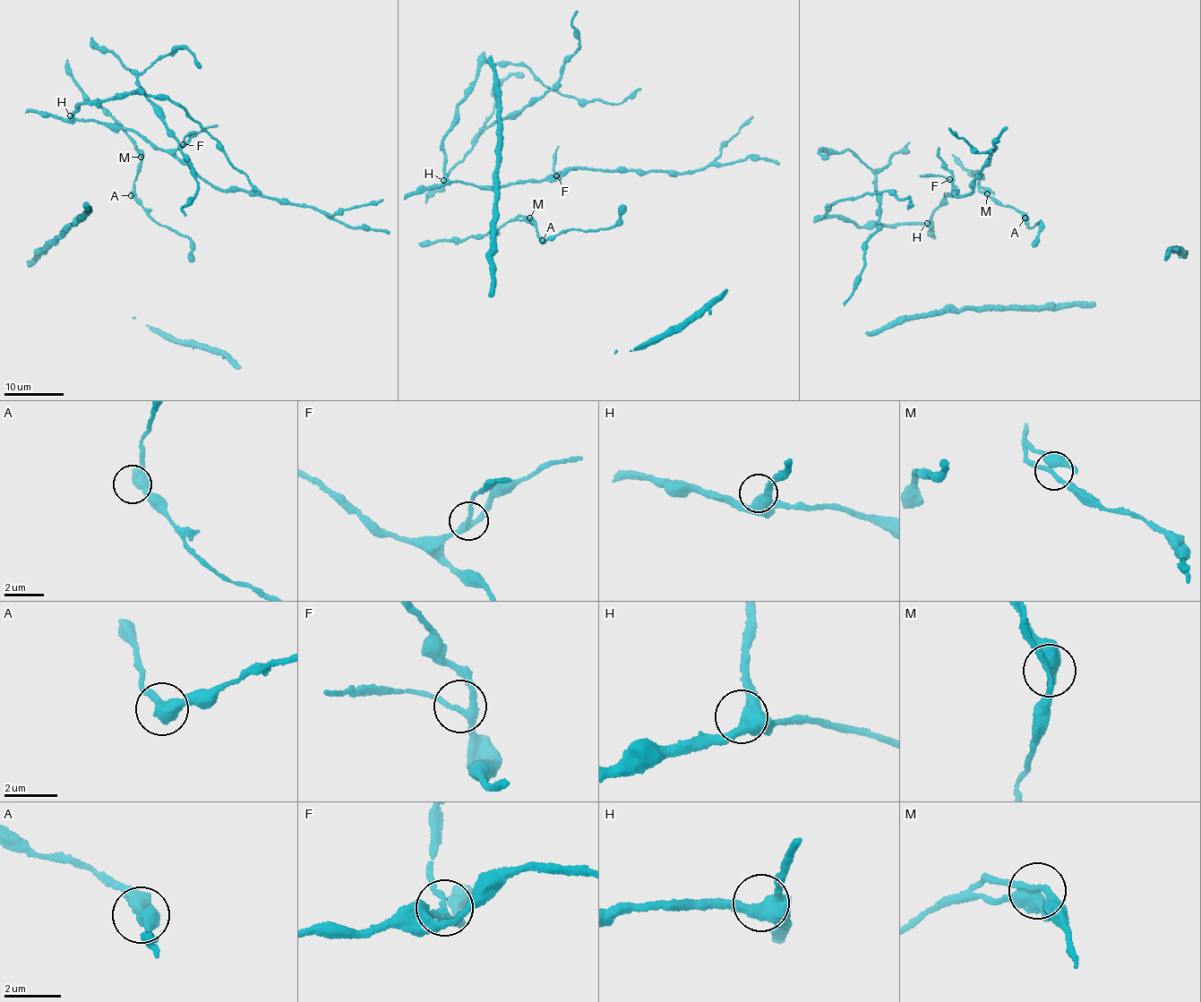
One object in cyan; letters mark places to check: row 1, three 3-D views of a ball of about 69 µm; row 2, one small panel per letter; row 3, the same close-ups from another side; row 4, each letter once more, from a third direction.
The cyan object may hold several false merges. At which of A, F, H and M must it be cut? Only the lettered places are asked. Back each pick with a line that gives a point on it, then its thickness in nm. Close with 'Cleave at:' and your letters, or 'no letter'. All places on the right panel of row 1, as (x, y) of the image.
Cleave at: no letter

